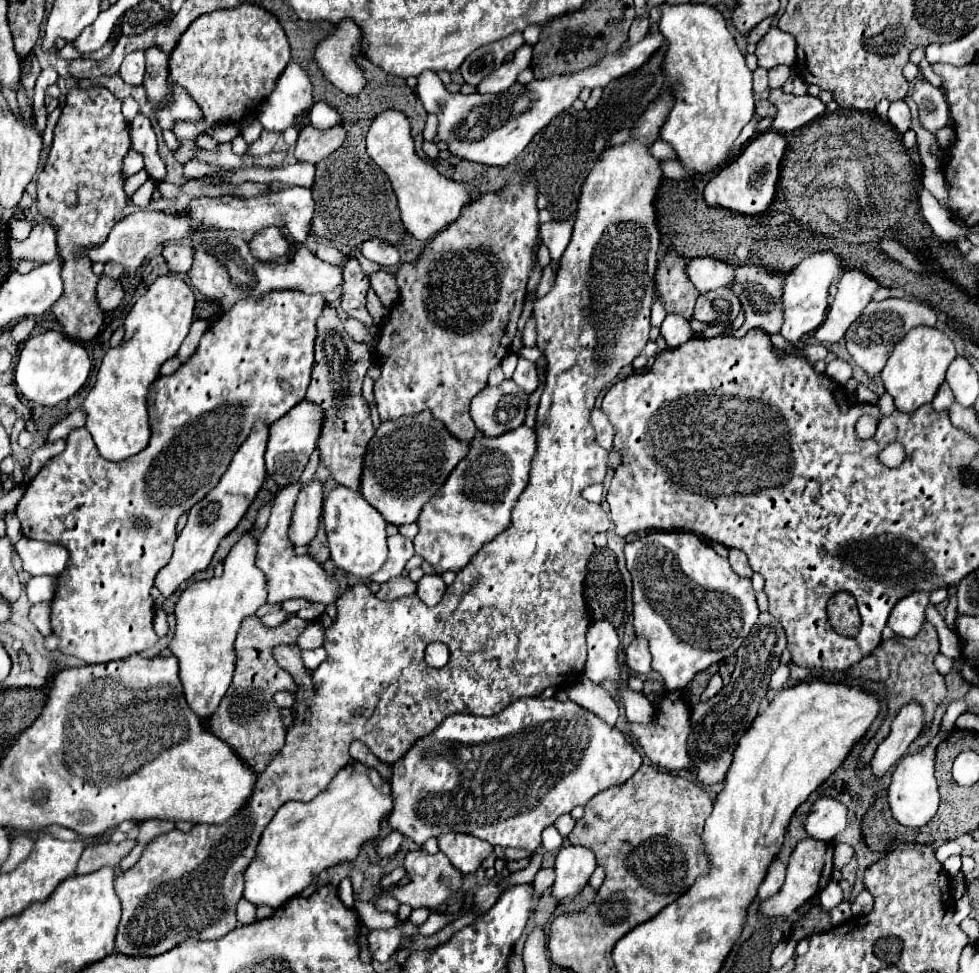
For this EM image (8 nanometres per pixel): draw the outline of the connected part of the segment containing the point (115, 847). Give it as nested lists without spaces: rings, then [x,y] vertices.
[[[124,839],[122,843],[98,843],[98,845],[90,845],[84,849],[76,875],[84,875],[84,873],[92,873],[98,871],[104,865],[118,865],[120,859],[124,855],[128,855],[136,845],[136,839]]]

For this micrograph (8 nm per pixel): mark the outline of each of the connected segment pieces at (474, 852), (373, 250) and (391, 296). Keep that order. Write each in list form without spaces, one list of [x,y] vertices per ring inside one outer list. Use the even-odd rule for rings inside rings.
[[[448,833],[438,837],[438,849],[452,861],[452,865],[460,873],[474,873],[494,847],[488,841],[476,839],[474,835]]]
[[[370,239],[362,245],[362,255],[374,263],[378,263],[380,267],[394,267],[400,261],[400,253],[394,245],[390,245],[388,241],[380,241],[380,239]]]
[[[378,269],[370,275],[370,287],[380,295],[384,307],[394,307],[398,301],[398,287],[396,277],[390,271]]]

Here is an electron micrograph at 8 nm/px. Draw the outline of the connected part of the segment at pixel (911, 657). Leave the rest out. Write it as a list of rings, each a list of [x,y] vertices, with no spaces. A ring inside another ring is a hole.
[[[924,623],[920,633],[914,639],[904,639],[904,637],[892,637],[888,641],[882,641],[872,655],[866,655],[866,671],[864,671],[864,679],[872,679],[872,681],[882,681],[886,691],[888,691],[888,711],[890,715],[884,719],[880,731],[876,733],[876,737],[866,745],[866,749],[862,751],[862,765],[868,765],[876,747],[882,743],[882,739],[890,733],[890,723],[894,719],[894,715],[900,711],[902,705],[906,705],[908,701],[916,699],[924,705],[924,731],[928,731],[932,715],[936,711],[936,707],[940,705],[940,701],[946,697],[946,685],[944,685],[944,677],[936,671],[934,667],[934,657],[940,653],[940,641],[938,641],[938,633],[936,627],[932,623]]]

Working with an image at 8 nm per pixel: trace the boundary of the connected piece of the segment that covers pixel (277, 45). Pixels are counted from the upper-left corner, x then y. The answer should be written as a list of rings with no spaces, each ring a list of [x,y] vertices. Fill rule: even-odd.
[[[242,3],[236,9],[222,9],[198,17],[180,37],[168,55],[168,81],[180,85],[190,93],[202,111],[204,123],[194,125],[178,121],[172,133],[178,139],[174,159],[188,163],[196,157],[196,139],[206,133],[210,125],[240,123],[246,117],[258,115],[258,107],[276,87],[280,71],[290,63],[290,45],[278,19],[256,5]]]

